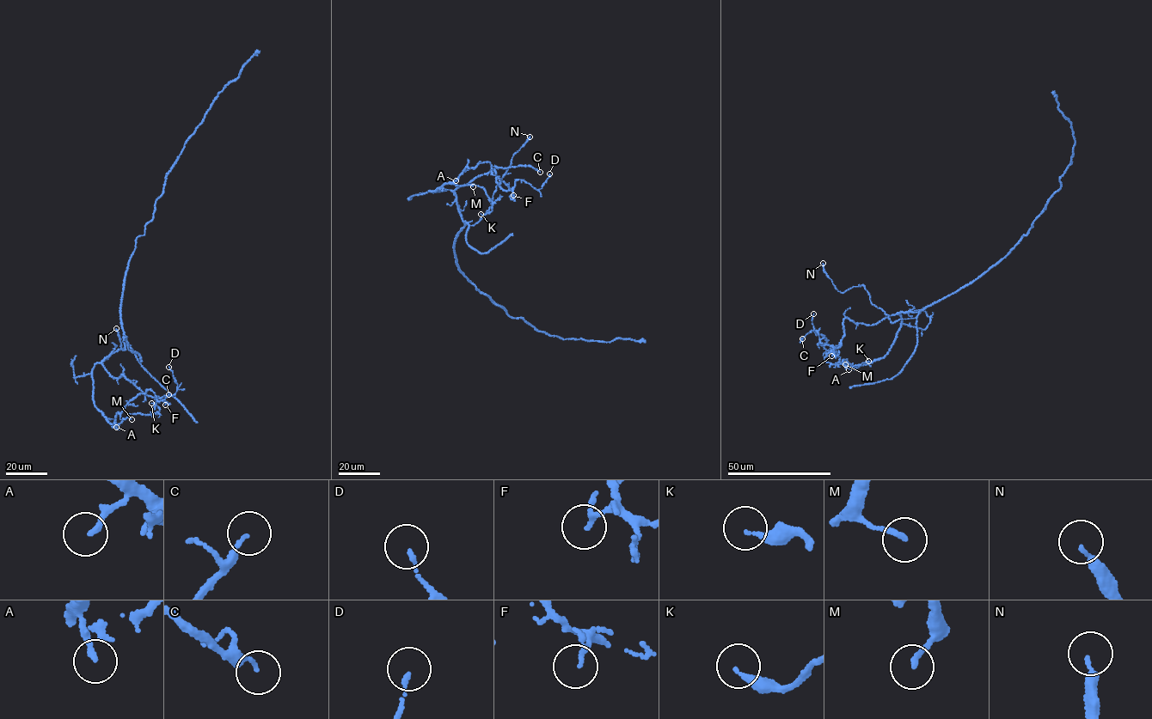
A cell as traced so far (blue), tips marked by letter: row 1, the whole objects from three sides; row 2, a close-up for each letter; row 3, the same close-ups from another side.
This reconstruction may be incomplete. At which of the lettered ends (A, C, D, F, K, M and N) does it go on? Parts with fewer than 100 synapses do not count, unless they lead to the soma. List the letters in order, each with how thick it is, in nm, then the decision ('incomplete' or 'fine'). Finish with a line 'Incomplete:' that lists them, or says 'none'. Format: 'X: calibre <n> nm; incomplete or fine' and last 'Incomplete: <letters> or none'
A: calibre 180 nm; fine
C: calibre 160 nm; fine
D: calibre 100 nm; fine
F: calibre 110 nm; fine
K: calibre 190 nm; fine
M: calibre 170 nm; fine
N: calibre 220 nm; fine
Incomplete: none

